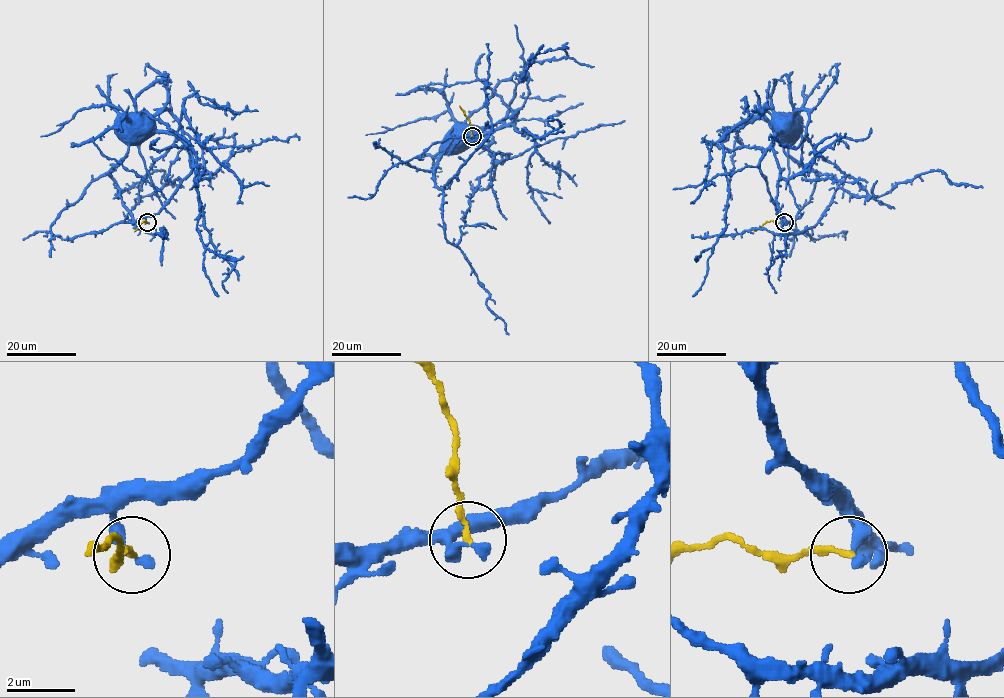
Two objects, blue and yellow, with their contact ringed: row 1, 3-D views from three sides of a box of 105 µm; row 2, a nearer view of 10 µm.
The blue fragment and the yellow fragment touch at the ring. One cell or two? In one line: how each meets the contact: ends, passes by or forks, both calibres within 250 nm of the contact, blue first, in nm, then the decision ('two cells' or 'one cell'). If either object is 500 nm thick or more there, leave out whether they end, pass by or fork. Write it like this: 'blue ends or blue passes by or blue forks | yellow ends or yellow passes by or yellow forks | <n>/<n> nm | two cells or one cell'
blue ends | yellow ends | 380/180 nm | two cells

